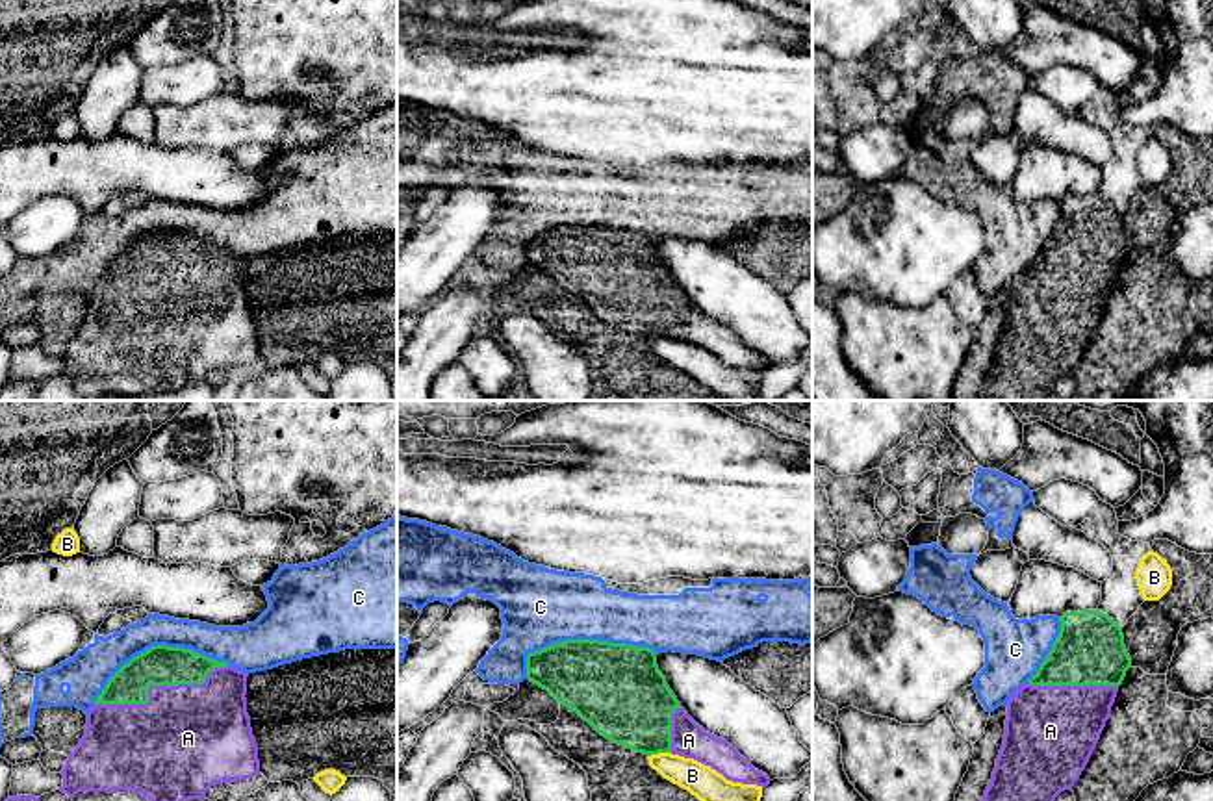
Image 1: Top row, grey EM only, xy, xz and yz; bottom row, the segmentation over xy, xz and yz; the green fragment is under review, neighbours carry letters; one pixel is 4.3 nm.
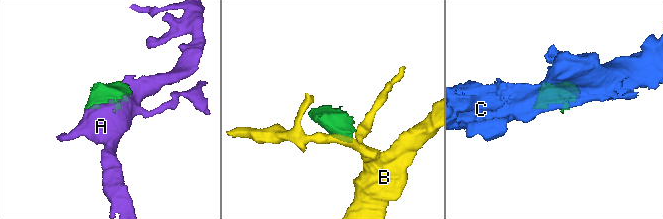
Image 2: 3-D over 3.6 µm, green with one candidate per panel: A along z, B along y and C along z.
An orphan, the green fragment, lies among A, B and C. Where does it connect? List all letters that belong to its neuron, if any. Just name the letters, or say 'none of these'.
A

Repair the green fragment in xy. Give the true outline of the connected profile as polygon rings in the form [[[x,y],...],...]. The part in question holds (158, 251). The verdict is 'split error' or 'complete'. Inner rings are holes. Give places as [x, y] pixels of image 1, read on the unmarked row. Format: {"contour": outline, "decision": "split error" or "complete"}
{"contour": [[[154,230],[124,248],[87,297],[87,313],[61,356],[69,382],[78,376],[130,375],[152,391],[202,384],[221,367],[260,358],[247,299],[249,258],[184,232]]], "decision": "split error"}

